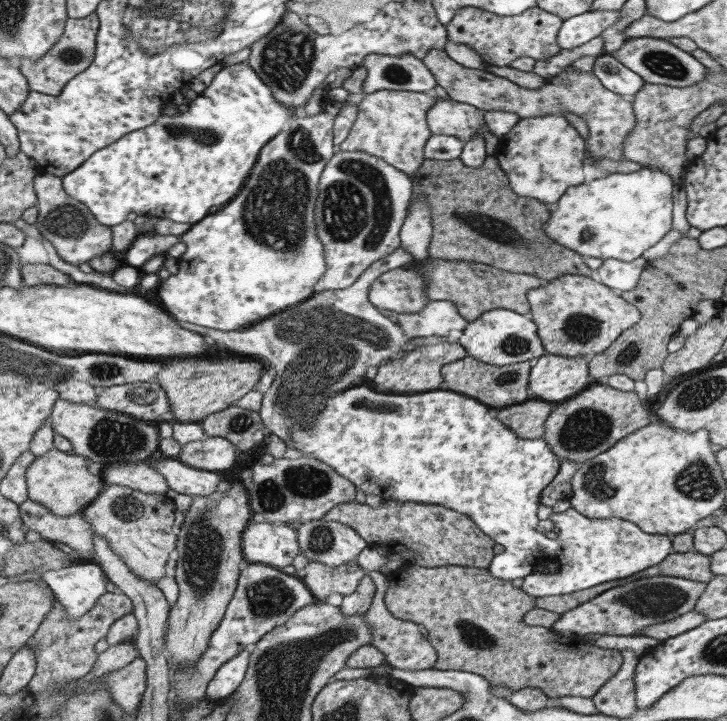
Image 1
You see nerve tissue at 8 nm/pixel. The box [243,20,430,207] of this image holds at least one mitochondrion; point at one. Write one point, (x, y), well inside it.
(286, 59)

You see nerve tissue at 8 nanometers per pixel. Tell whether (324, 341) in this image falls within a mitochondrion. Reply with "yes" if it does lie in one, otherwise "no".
yes

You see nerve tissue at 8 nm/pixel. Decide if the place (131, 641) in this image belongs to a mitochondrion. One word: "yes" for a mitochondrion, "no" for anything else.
no

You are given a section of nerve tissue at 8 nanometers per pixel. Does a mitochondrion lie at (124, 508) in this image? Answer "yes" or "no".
yes

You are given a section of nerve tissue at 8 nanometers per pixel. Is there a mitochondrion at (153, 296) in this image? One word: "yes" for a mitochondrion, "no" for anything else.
no

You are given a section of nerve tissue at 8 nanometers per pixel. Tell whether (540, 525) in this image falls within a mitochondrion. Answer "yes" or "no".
no

